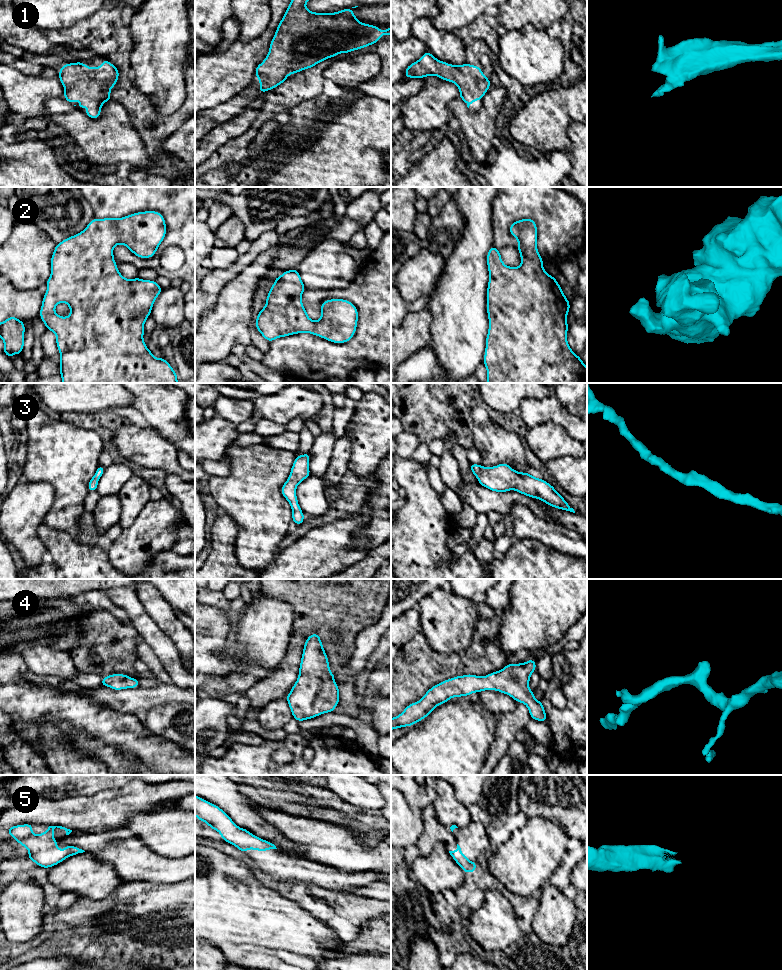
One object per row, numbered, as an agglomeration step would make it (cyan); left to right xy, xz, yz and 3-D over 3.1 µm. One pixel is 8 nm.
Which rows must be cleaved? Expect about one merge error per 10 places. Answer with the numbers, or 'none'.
none

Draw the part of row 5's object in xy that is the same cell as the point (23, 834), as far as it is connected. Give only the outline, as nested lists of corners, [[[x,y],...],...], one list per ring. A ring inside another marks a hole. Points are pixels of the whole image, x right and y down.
[[[23,824],[7,829],[13,839],[27,848],[29,852],[27,857],[42,868],[53,867],[70,856],[85,852],[72,845],[67,845],[63,850],[58,848],[58,841],[54,839],[54,829],[56,827],[64,829],[66,835],[72,832],[70,829],[62,826],[49,826],[46,832],[35,835],[32,832],[32,827],[33,824]]]

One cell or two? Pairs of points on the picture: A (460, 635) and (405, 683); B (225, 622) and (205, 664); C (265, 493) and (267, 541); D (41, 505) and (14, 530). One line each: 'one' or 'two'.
A: two
B: one
C: one
D: one

